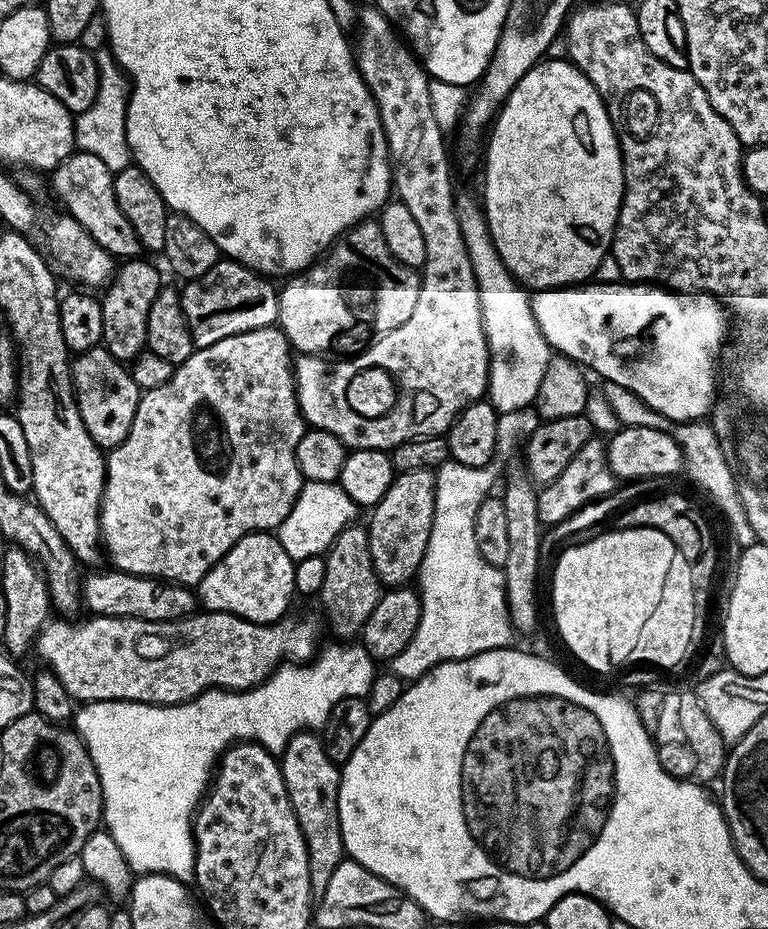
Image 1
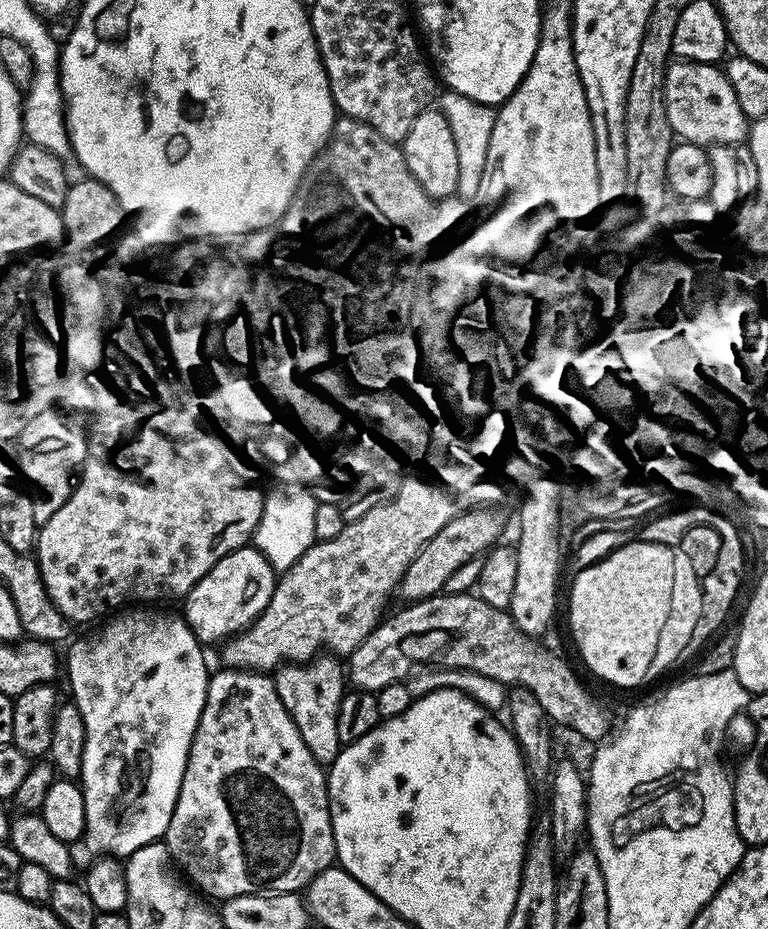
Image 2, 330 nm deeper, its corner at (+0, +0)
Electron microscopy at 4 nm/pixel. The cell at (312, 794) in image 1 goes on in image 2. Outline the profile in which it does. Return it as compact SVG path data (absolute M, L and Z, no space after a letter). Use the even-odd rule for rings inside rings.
M320 654L307 662L289 662L275 673L276 689L282 706L290 714L306 750L321 766L331 765L342 747L338 738L338 706L346 691L346 672L331 654Z

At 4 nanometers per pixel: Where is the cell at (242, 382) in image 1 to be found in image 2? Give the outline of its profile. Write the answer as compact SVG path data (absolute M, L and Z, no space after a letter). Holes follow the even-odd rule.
M104 414L97 419L100 421L94 424L91 429L88 456L84 459L84 467L79 473L70 498L52 518L45 524L39 525L36 533L34 559L36 565L40 567L40 578L44 583L44 590L55 608L73 625L88 623L91 625L93 622L107 617L113 610L120 610L125 606L135 605L137 602L148 602L144 600L172 600L175 596L177 598L187 596L188 591L223 556L245 547L253 539L262 514L266 492L263 487L260 489L260 484L256 481L256 472L252 469L255 467L241 453L237 452L223 436L197 434L191 440L171 440L169 436L164 436L161 432L144 426L132 440L132 435L136 432L137 421L135 419L132 421L128 416L120 415Z

